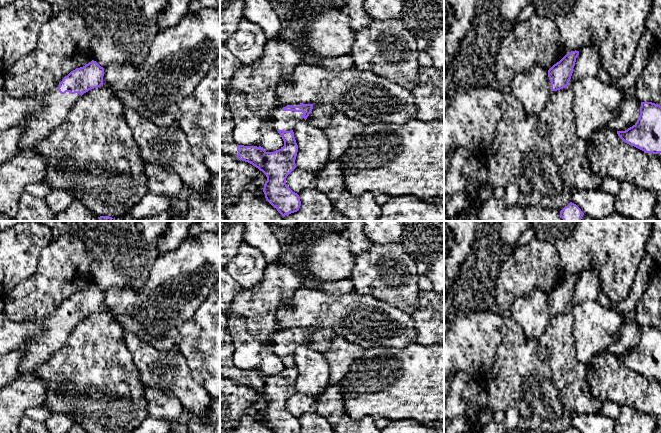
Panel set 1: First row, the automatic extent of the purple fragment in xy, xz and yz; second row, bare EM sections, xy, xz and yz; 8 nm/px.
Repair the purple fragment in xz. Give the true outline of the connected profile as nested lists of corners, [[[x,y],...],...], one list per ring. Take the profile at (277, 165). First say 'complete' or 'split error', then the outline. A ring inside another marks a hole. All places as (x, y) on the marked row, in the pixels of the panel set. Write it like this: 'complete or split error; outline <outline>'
split error; outline [[[220,103],[220,150],[252,164],[266,175],[265,198],[282,216],[297,212],[301,206],[299,195],[287,186],[286,178],[296,168],[298,145],[293,129],[297,123],[307,119],[312,109],[313,104],[292,103],[272,110],[267,119],[281,135],[284,146],[274,152],[266,152],[261,146],[235,143],[234,115],[227,103]]]

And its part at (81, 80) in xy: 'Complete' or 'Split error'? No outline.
Split error

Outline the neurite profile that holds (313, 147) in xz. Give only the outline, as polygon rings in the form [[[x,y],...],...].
[[[302,120],[296,124],[293,132],[298,145],[295,159],[296,168],[314,175],[322,171],[328,162],[330,152],[324,130]]]

